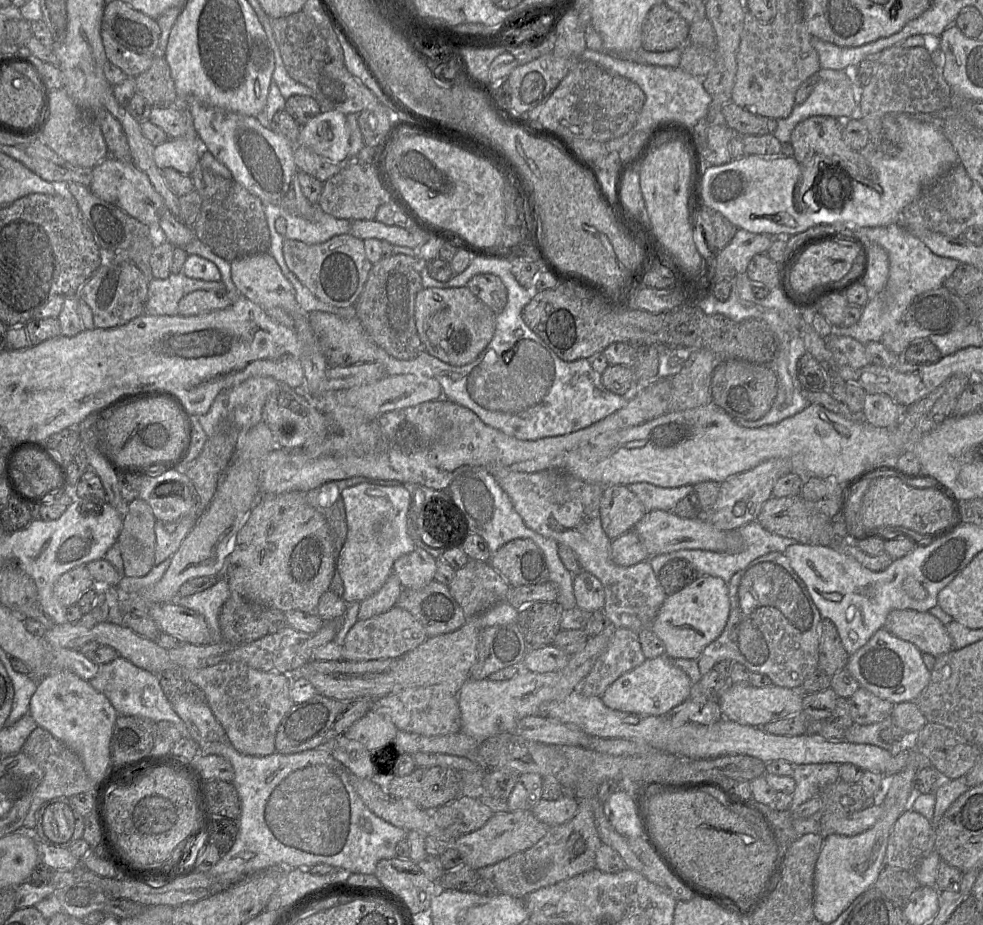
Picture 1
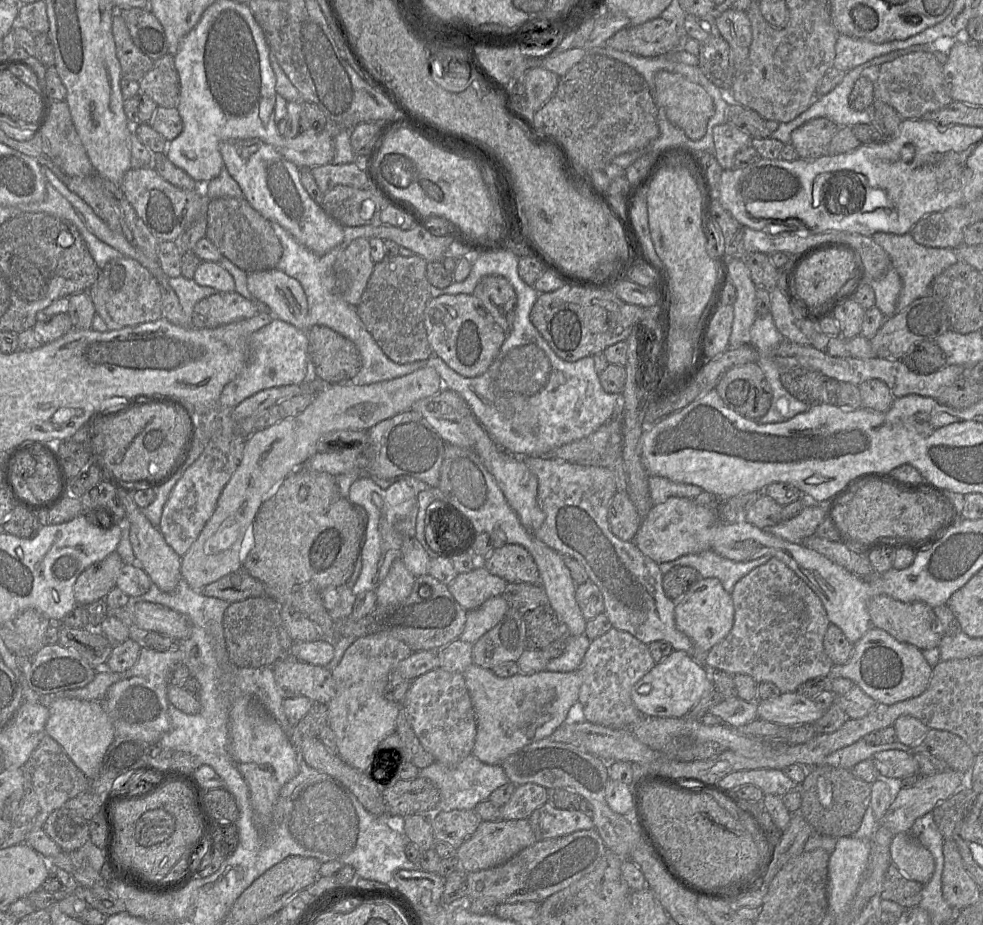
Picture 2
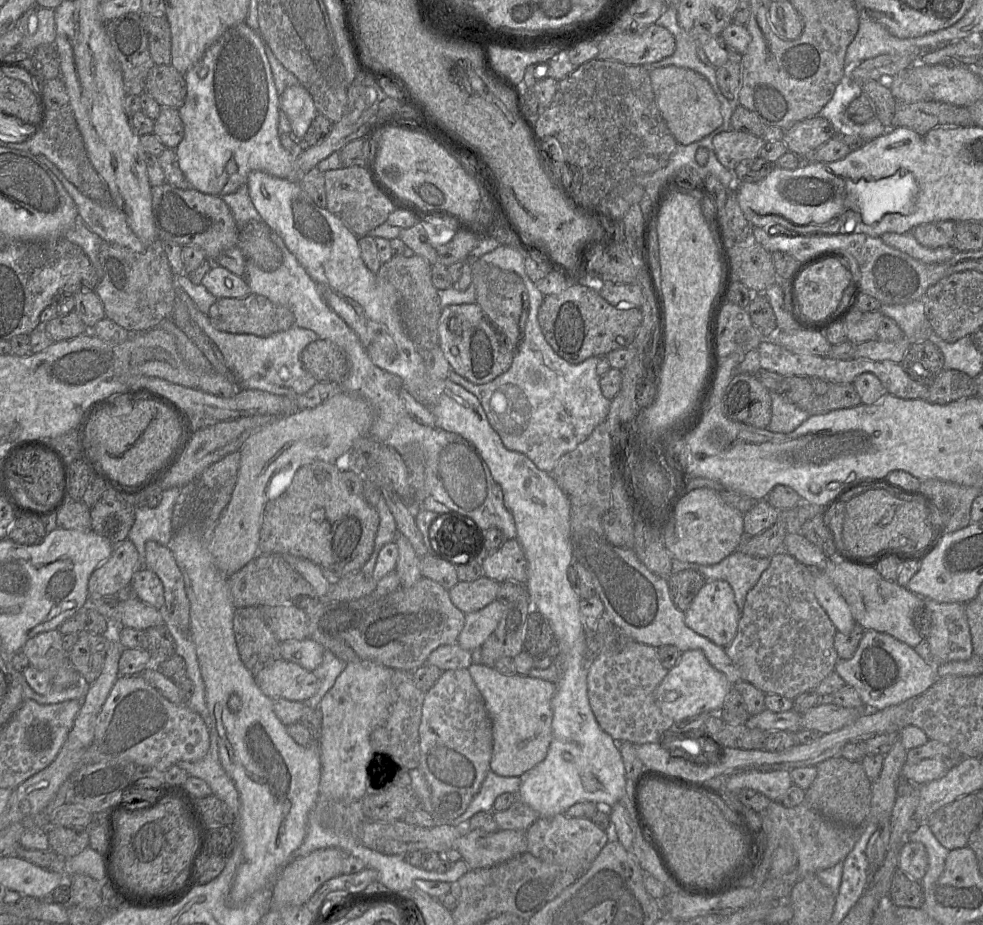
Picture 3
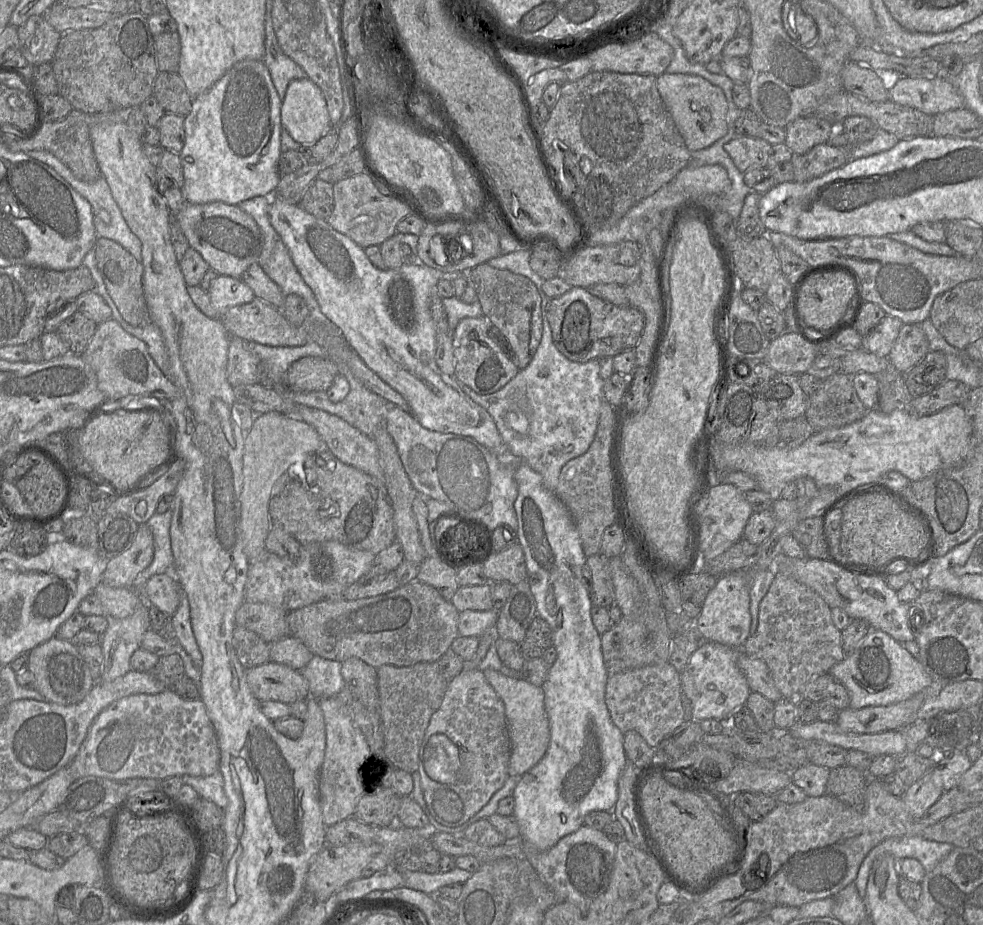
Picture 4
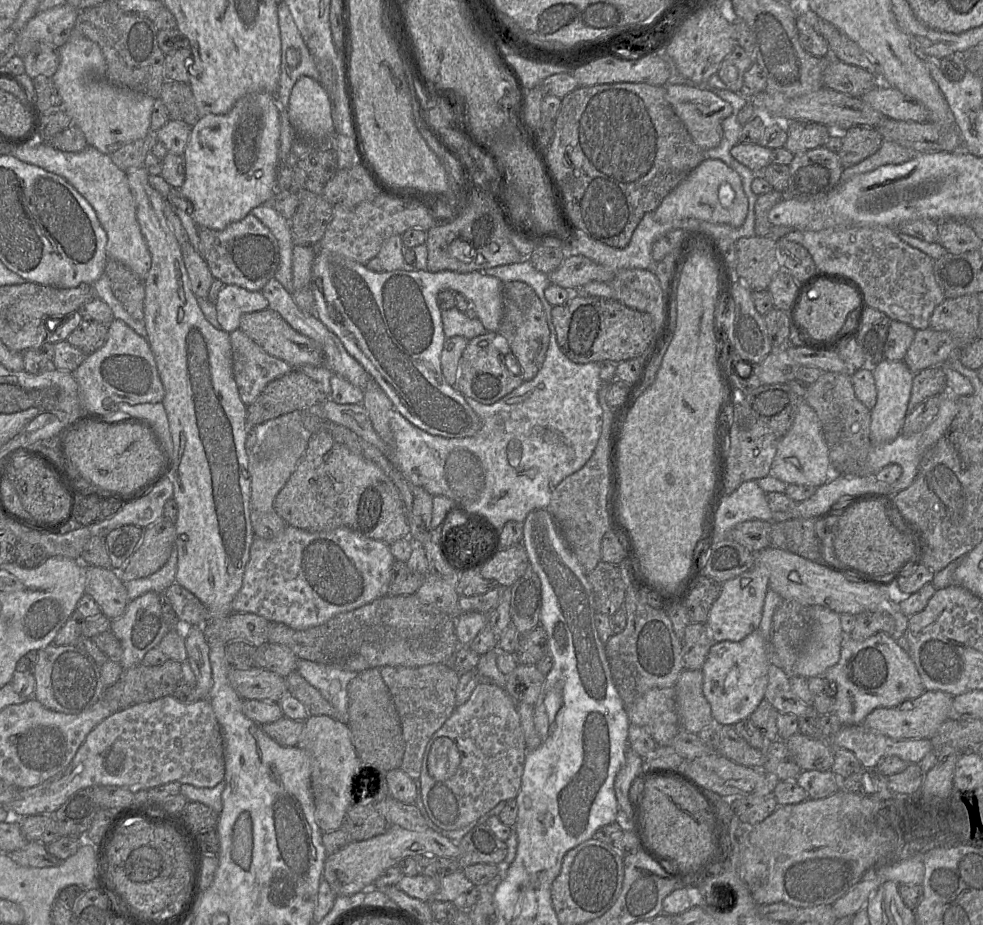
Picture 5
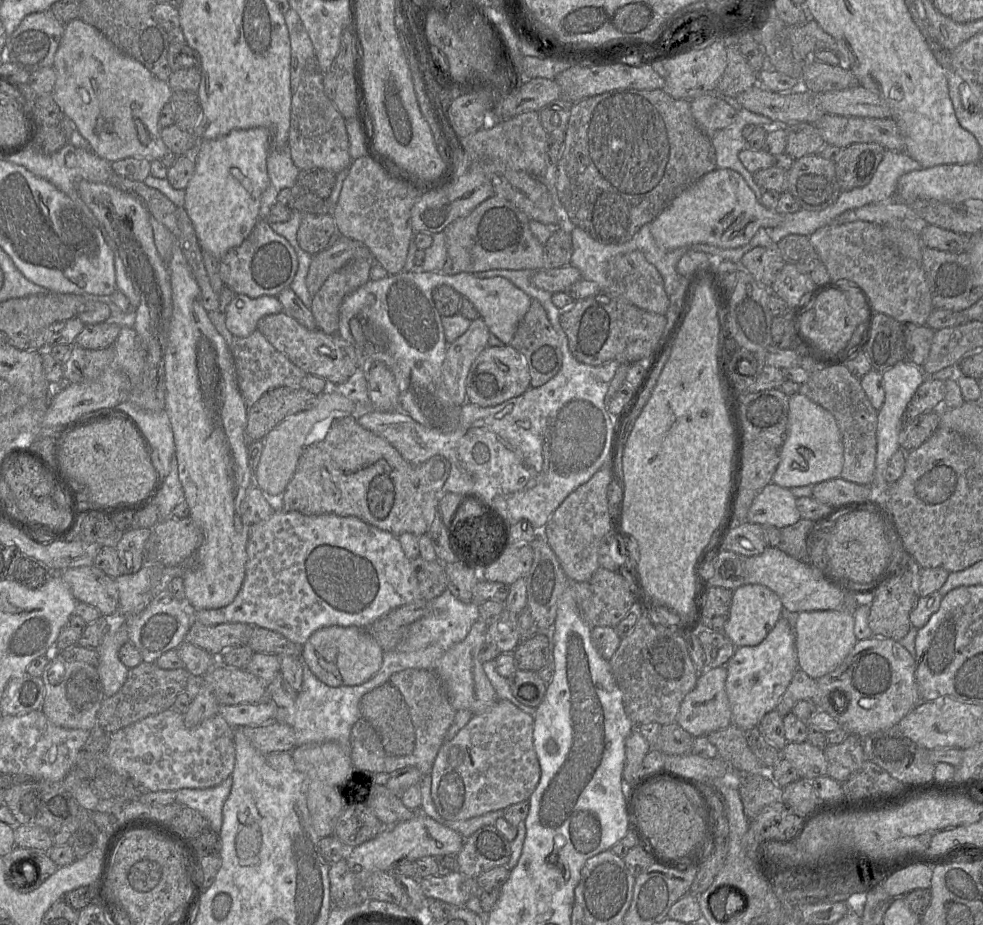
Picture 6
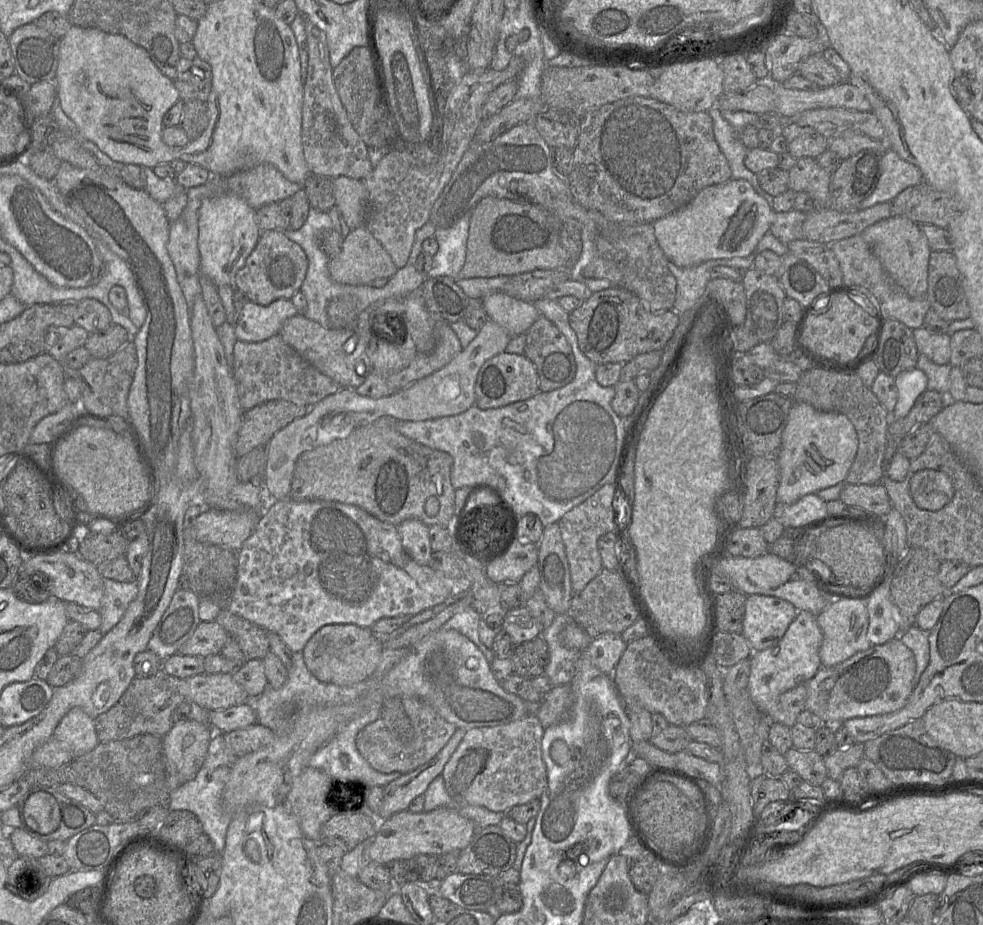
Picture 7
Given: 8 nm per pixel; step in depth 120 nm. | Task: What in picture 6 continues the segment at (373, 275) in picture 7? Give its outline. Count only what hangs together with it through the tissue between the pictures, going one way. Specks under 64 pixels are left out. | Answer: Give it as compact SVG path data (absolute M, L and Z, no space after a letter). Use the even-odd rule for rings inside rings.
M337 236L327 249L312 257L305 280L309 293L314 297L327 278L352 258L374 259L363 243Z

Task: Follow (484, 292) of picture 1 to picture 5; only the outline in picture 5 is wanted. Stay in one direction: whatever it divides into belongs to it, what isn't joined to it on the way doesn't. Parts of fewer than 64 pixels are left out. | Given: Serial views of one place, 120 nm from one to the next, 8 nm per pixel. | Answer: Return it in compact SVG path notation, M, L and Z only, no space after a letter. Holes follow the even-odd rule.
M521 281L504 283L503 316L497 333L507 340L511 352L519 362L523 380L532 380L545 361L550 330L541 300L531 286Z

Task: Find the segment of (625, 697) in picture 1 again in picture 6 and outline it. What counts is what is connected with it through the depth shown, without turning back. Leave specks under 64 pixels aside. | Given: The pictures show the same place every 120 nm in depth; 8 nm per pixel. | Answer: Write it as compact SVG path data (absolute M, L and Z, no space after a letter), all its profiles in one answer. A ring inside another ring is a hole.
M781 617L766 638L756 646L737 647L725 664L725 689L731 708L731 725L743 731L757 727L761 719L777 705L799 669L792 624Z

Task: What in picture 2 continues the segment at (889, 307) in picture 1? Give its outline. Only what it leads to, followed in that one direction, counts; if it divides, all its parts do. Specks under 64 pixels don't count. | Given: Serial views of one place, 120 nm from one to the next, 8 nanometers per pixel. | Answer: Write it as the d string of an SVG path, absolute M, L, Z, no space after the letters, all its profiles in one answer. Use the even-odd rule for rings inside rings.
M876 232L871 238L887 252L892 268L900 276L902 288L896 302L896 311L929 294L934 278L959 260L953 249L923 246L917 243L909 232L905 234Z

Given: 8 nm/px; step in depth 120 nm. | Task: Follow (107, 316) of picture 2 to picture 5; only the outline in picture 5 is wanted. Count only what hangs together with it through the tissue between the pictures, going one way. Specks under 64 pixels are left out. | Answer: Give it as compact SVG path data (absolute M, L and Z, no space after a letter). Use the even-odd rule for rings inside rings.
M108 258L105 265L105 275L115 297L125 310L135 319L144 319L144 281L130 268L121 262Z

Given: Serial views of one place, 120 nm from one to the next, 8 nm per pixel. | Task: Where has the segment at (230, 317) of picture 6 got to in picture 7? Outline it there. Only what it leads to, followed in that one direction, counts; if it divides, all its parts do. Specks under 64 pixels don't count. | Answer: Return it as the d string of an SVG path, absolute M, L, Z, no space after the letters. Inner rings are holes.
M277 299L263 306L248 301L234 326L238 340L261 342L279 334L284 322L298 311L289 299Z

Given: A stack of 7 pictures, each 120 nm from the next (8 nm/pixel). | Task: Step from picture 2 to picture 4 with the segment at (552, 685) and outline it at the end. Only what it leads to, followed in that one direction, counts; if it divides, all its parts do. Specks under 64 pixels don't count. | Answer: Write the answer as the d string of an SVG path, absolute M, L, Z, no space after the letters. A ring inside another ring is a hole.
M486 669L482 672L487 682L504 703L510 740L509 776L522 776L544 757L549 746L550 727L544 708L543 688L507 676L500 671Z

